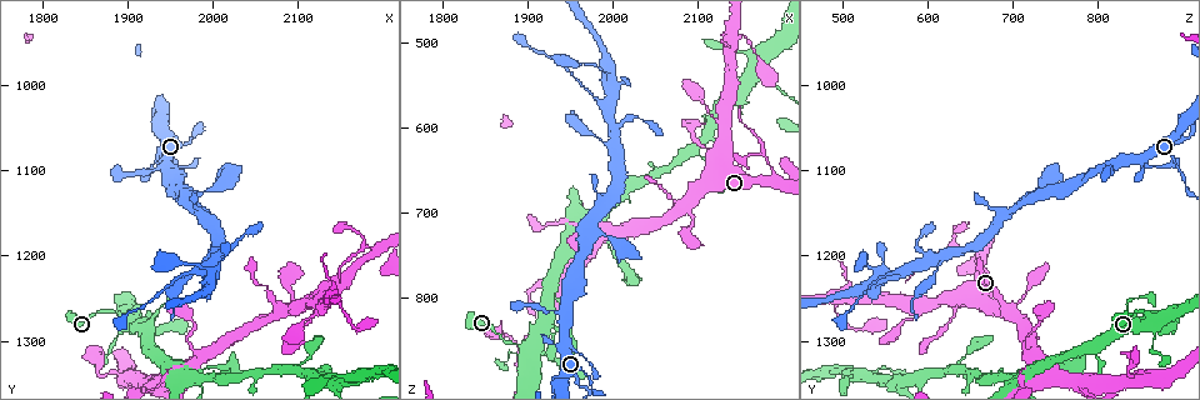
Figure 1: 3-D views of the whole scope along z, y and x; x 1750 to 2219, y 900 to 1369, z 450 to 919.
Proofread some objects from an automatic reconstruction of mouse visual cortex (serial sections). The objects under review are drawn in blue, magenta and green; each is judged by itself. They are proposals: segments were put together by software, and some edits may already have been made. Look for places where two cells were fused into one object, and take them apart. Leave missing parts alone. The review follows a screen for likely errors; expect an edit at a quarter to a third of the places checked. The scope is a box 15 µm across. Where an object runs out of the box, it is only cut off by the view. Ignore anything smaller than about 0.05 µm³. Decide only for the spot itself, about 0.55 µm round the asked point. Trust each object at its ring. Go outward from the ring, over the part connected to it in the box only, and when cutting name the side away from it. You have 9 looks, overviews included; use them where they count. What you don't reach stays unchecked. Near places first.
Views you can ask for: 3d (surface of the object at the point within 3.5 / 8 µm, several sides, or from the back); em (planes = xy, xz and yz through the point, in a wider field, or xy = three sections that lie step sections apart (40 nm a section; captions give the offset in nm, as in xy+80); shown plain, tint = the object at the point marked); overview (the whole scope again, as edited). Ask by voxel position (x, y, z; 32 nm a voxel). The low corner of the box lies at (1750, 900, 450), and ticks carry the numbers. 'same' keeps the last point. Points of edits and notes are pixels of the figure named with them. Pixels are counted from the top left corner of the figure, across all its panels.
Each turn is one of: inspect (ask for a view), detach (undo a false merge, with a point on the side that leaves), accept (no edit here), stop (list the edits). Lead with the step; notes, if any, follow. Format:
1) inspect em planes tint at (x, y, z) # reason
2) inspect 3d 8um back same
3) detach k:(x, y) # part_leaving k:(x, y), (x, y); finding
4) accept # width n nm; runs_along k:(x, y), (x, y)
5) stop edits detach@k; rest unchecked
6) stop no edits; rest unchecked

inspect 3d 3.5um at (2180, 1185, 630) # abrupt turn

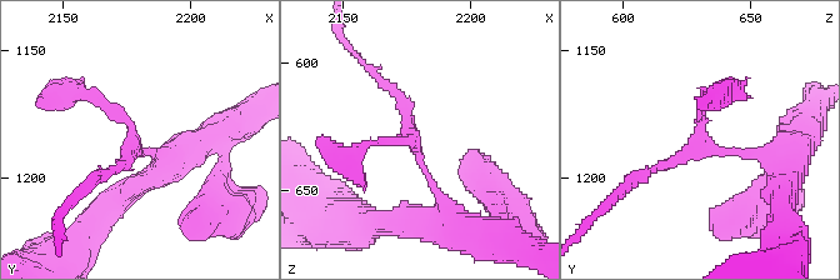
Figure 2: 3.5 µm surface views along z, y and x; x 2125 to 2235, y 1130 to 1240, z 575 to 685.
detach 2:(691, 141) # part_leaving 2:(726, 153), (701, 145), (701, 99), (718, 95); two cells meet here

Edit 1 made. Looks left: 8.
inspect overview # redraw

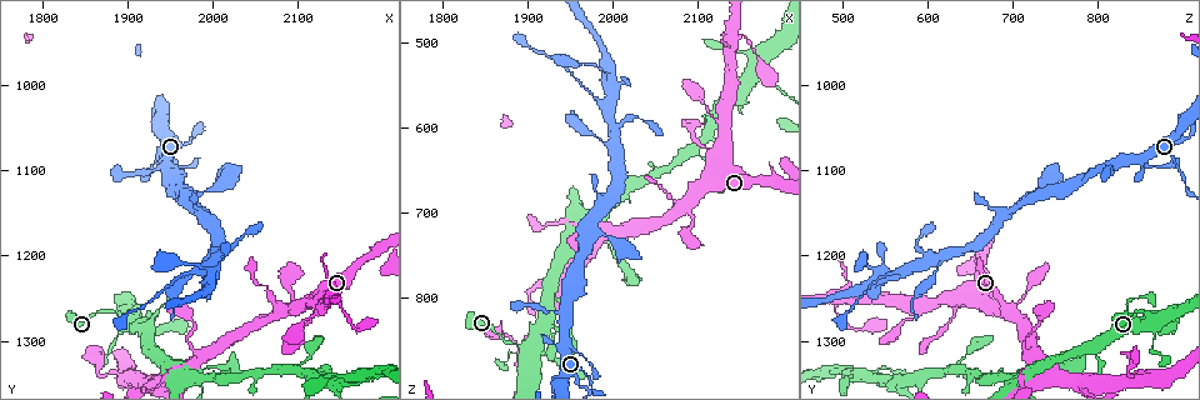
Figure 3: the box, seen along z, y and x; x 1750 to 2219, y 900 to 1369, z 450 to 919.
inspect 3d 3.5um at (1975, 1220, 560) # calibre changes

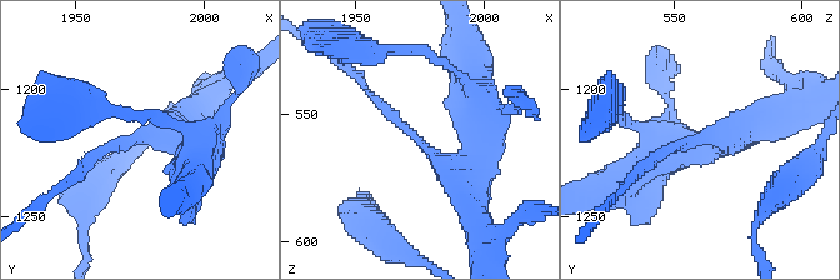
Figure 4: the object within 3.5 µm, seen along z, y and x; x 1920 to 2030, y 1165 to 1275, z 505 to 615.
inspect em xy step 1 tint at (1975, 1219, 559) # arm_widths 150, 400 nm; need the tissue

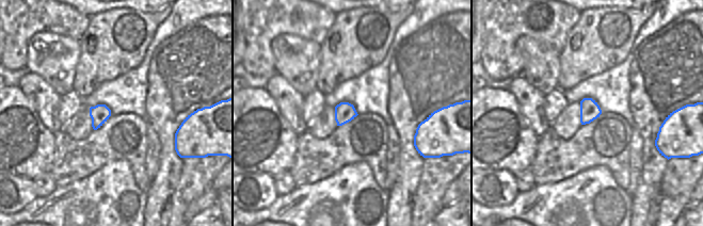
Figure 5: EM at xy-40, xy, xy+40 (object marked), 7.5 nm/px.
accept # runs_along 4:(471, 199), (471, 186), (360, 84); all the same cell

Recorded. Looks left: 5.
inspect em xy step 3 tint at (1910, 1275, 865) # looks like a crossing

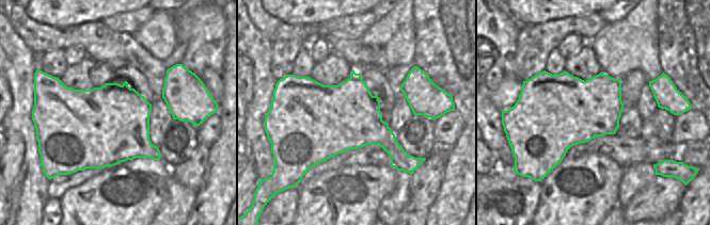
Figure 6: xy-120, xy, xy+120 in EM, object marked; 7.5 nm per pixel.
inspect 3d 3.5um same # wider look

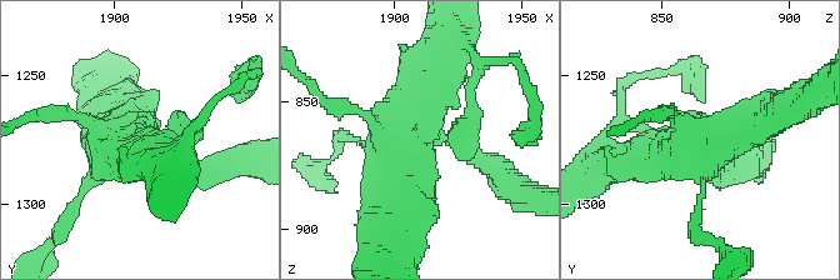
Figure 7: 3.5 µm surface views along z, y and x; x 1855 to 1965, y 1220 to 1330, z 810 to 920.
accept # runs_along 7:(343, 106), (388, 131), (441, 55); one cell here

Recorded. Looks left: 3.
inspect 3d 3.5um at (1930, 1315, 800) # thin arm on a thick one

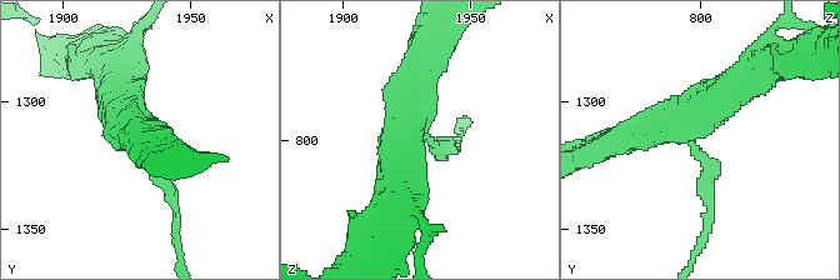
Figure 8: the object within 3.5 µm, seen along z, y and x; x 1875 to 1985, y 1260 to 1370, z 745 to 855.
inspect em planes tint at (1929, 1314, 796) # arms 3; arm_widths 150, 400, 500 nm; shape alone is not enough

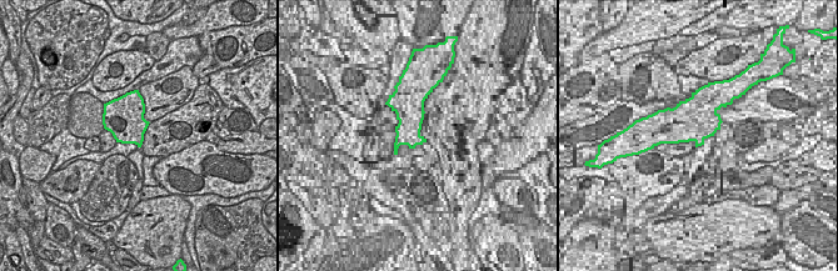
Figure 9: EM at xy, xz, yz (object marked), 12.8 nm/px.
detach 8:(708, 196) # width 480 nm; part_leaving 8:(701, 158), (710, 224), (695, 258); a second cell is stuck on

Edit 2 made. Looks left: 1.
stop edits detach@2, detach@8; rest unchecked

